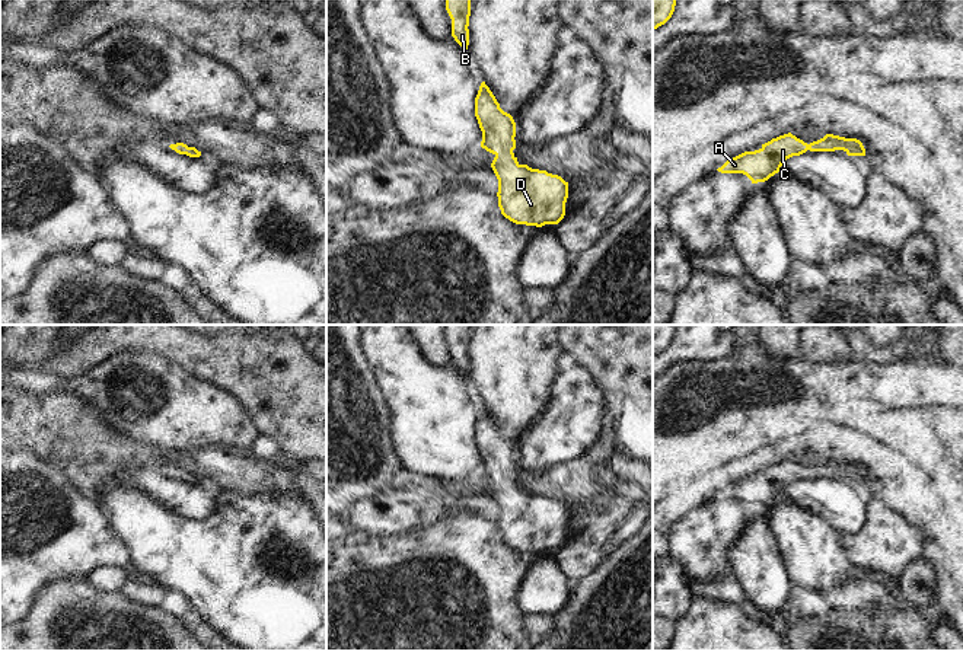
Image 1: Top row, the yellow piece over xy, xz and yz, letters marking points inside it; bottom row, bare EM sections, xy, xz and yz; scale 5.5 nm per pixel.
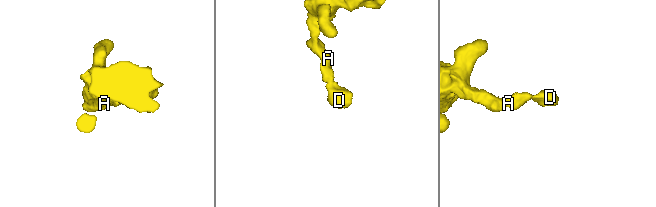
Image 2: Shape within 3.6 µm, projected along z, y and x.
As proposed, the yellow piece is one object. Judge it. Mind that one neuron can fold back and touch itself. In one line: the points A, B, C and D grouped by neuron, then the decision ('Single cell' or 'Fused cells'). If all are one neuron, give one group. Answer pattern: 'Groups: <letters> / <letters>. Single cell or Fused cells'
Groups: A B C D. Single cell

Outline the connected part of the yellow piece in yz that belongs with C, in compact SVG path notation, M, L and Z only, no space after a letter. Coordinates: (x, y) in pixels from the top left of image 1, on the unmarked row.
M788 459L762 470L759 476L744 478L727 486L717 497L721 500L743 500L752 507L752 510L765 508L779 498L787 485L800 482L807 476L844 476L848 482L865 482L865 475L857 465L826 460L823 465L807 470Z

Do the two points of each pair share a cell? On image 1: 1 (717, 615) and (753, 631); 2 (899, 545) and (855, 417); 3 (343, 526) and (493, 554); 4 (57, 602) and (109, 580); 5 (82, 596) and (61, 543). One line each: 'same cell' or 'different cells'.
1: same cell
2: different cells
3: different cells
4: different cells
5: different cells

